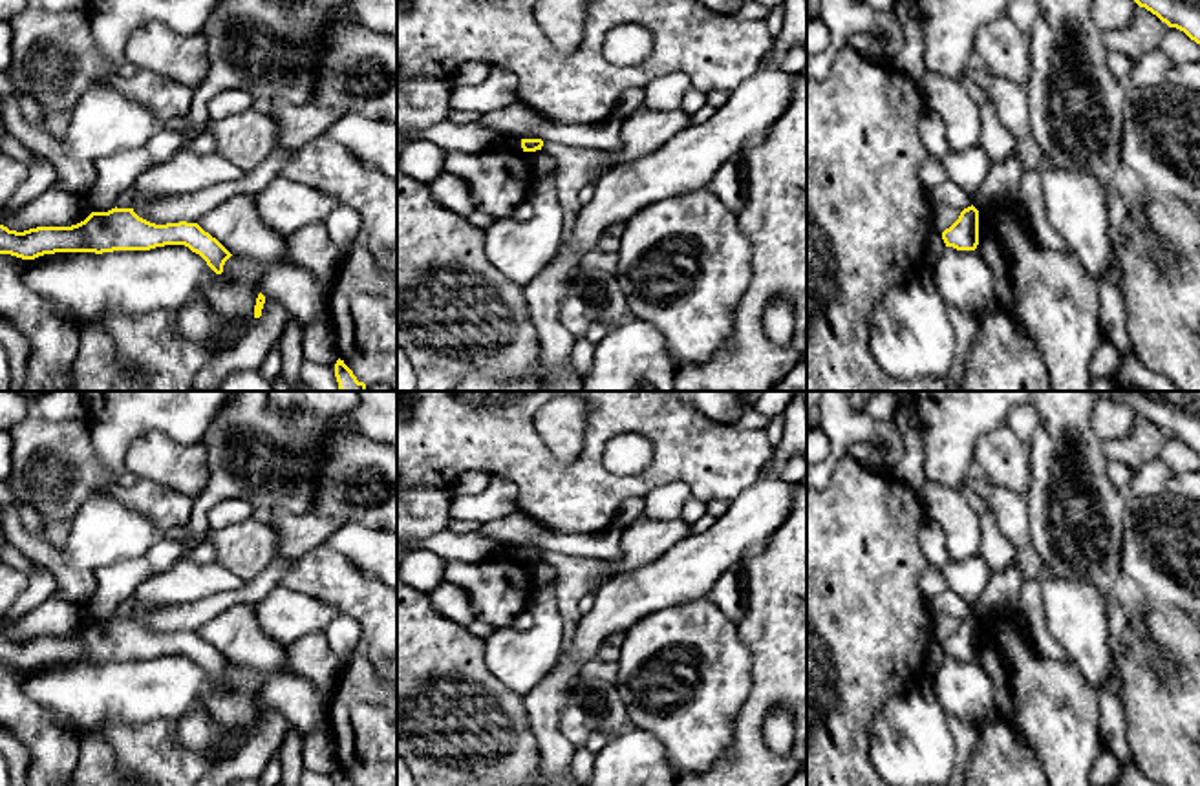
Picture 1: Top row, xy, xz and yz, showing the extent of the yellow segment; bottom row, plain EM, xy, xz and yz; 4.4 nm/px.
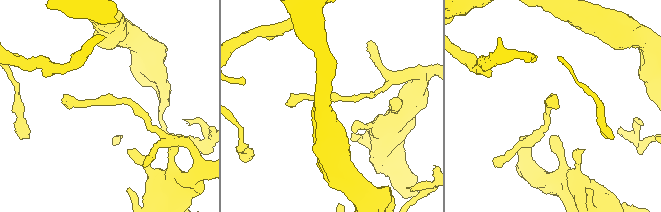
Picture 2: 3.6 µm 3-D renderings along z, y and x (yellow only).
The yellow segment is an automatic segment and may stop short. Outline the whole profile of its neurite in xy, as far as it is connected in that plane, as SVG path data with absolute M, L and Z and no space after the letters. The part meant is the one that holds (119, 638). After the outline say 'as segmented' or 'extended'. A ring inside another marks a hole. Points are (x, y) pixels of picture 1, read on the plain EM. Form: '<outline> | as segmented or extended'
M134 618L91 621L71 636L37 636L24 642L0 634L0 664L35 669L55 662L113 662L150 660L165 654L185 654L199 664L216 682L223 682L232 665L216 647L198 632L155 634L139 627Z | as segmented

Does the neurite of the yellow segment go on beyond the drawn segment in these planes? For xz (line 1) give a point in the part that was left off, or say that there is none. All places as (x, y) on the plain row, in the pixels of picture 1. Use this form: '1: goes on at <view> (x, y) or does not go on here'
1: does not go on here

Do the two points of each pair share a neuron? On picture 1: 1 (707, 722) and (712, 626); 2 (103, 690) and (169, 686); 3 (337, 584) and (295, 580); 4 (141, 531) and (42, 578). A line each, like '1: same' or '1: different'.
1: same
2: same
3: same
4: different

